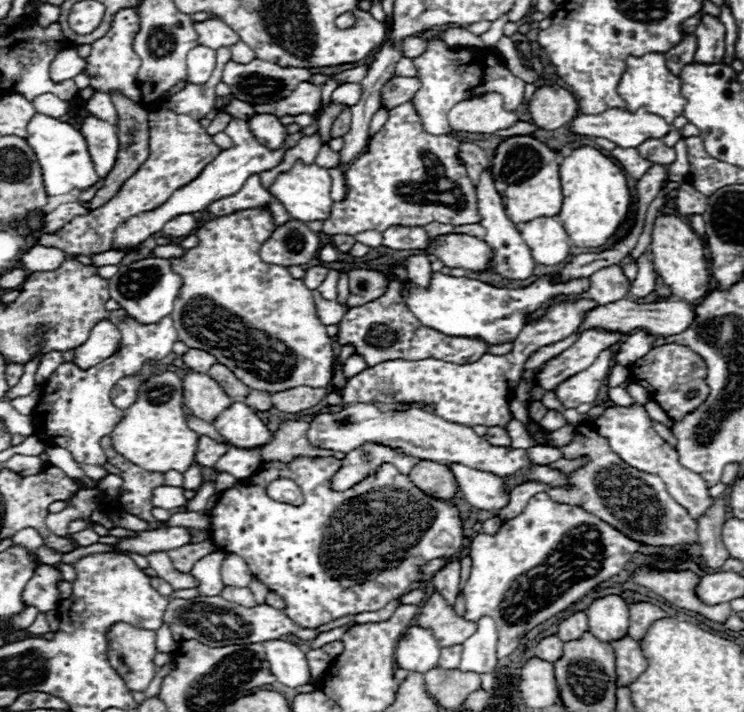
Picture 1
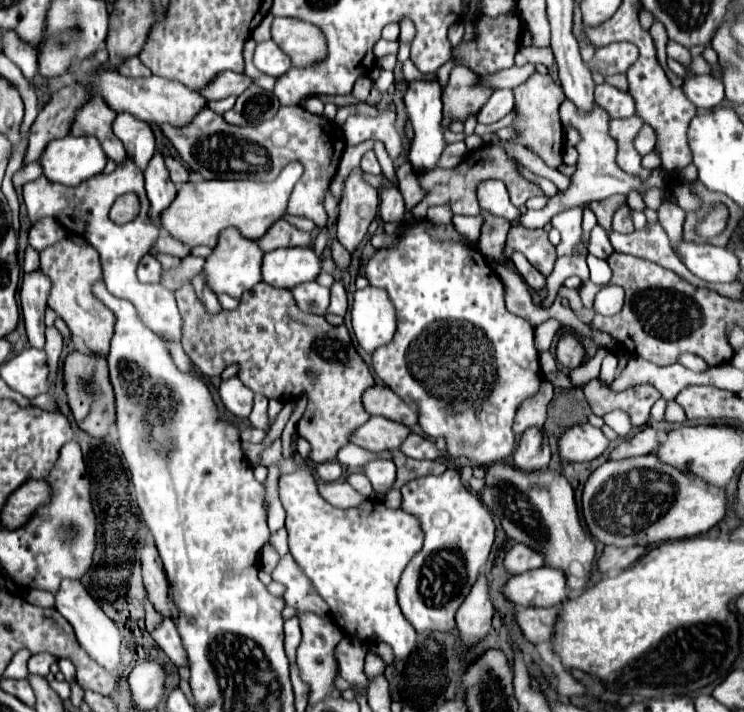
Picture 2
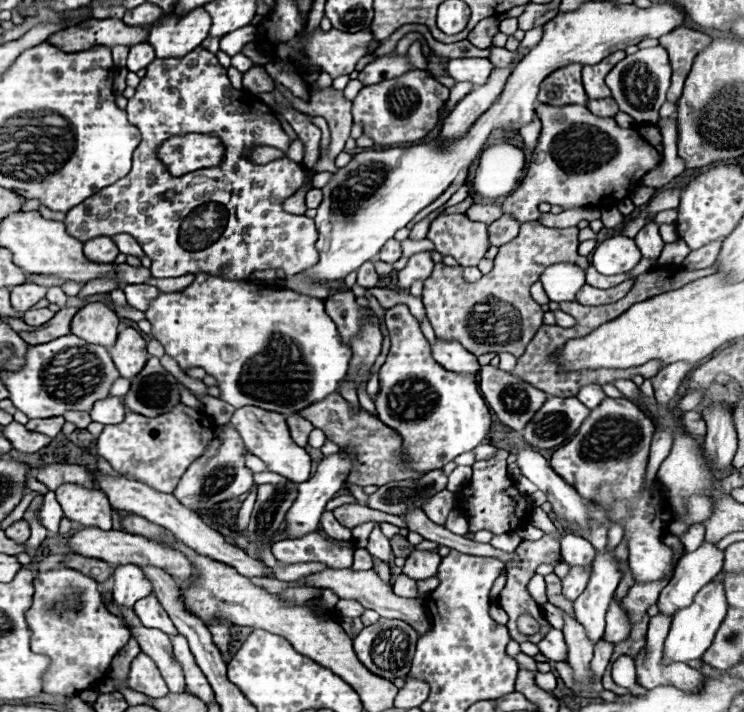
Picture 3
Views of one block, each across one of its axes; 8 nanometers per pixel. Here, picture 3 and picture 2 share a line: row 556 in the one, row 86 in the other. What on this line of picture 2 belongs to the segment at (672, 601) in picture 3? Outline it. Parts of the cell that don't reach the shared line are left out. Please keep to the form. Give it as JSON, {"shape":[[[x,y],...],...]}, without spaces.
{"shape":[[[712,74],[690,76],[684,80],[682,90],[686,98],[696,104],[698,110],[710,110],[724,100],[724,86],[722,80],[714,78]]]}

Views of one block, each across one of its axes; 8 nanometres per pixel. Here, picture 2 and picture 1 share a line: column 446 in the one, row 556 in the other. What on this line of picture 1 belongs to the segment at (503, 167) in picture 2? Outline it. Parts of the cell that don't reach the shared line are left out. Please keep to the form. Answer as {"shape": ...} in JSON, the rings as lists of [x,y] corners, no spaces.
{"shape":[[[204,540],[204,542],[198,542],[198,544],[188,544],[188,548],[176,548],[176,550],[168,552],[168,556],[170,556],[170,560],[172,560],[172,564],[178,572],[190,574],[190,570],[194,568],[194,564],[200,558],[204,558],[204,556],[216,552],[216,550],[218,548],[212,540]]]}

